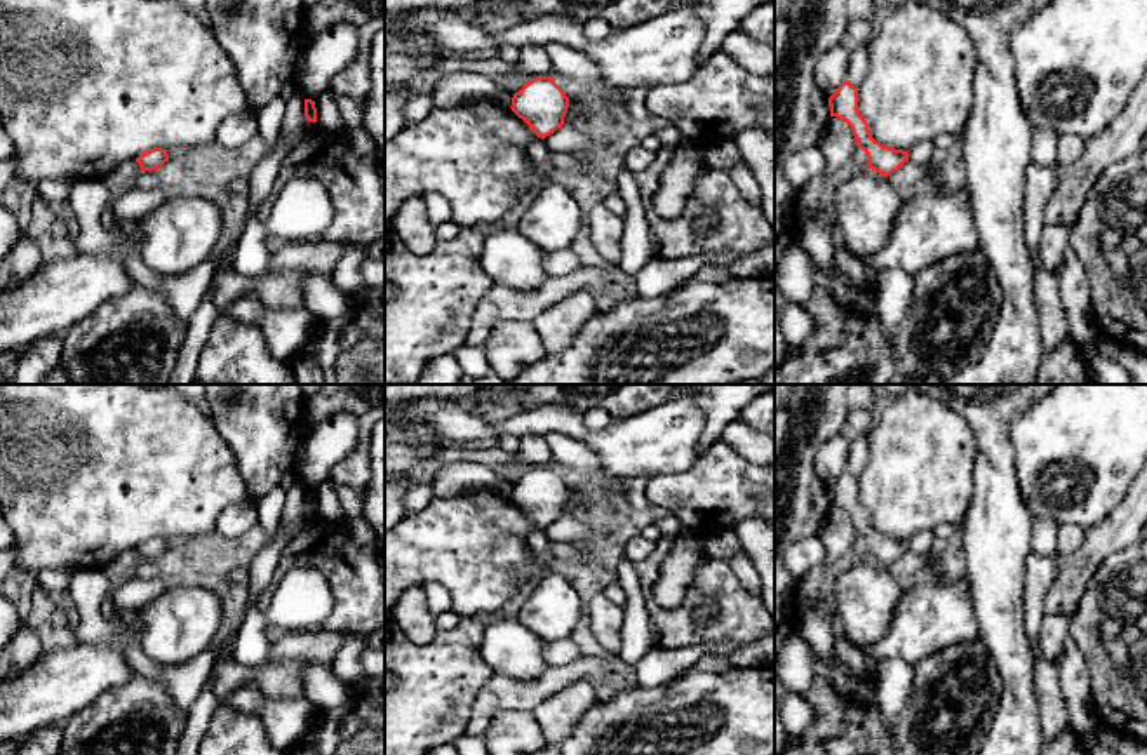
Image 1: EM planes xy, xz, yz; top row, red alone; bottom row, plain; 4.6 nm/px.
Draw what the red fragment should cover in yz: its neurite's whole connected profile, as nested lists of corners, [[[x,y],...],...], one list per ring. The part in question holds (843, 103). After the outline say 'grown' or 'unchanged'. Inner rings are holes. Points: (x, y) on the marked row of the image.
[[[844,80],[828,97],[830,117],[837,117],[851,127],[858,148],[867,153],[869,169],[888,177],[909,162],[909,151],[895,150],[875,141],[867,120],[860,115],[858,101],[858,87]]]; unchanged

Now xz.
[[[536,77],[513,94],[510,108],[538,137],[545,139],[564,125],[569,97],[553,77]]]; unchanged

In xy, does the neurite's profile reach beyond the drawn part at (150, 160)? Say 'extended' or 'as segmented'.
as segmented

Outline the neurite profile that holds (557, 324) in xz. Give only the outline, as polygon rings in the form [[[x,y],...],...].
[[[576,289],[543,308],[533,320],[547,353],[555,353],[574,341],[580,329],[597,313],[590,292]]]

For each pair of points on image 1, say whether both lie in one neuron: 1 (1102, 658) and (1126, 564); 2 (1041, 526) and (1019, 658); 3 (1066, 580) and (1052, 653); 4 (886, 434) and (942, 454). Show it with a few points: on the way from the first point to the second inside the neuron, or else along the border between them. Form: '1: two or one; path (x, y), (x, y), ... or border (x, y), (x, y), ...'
1: one; path (1125, 635), (1126, 587)
2: two; border (1034, 519), (1029, 550)
3: two; border (1046, 614), (1071, 616)
4: one; path (900, 442), (928, 454)

